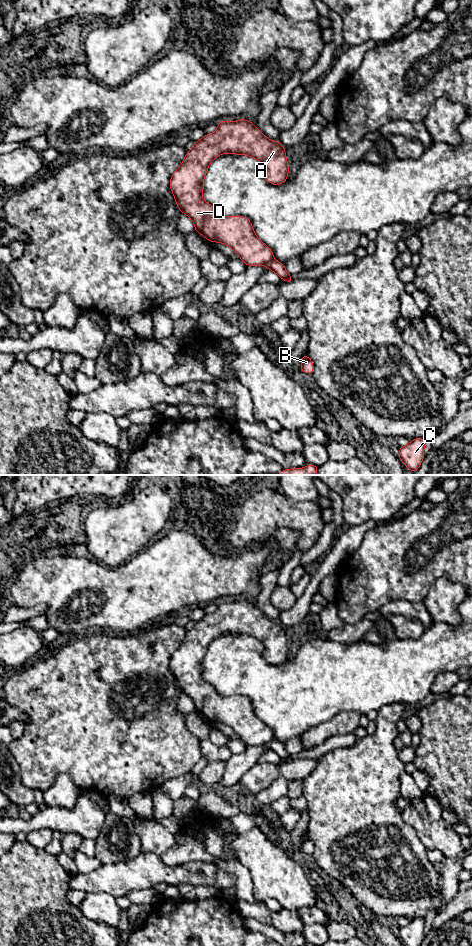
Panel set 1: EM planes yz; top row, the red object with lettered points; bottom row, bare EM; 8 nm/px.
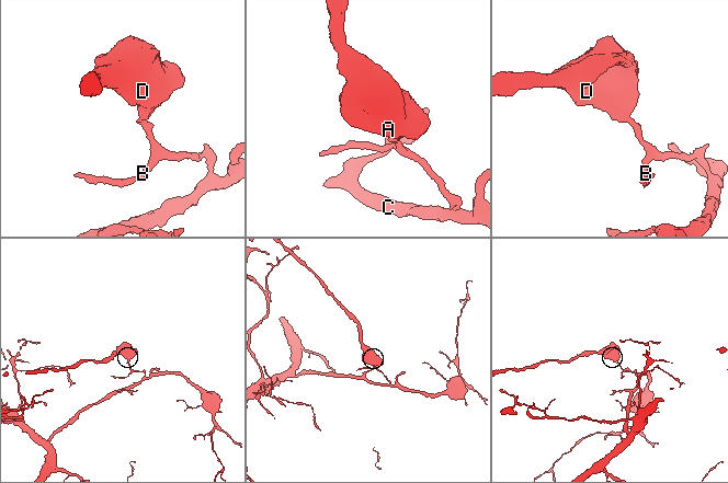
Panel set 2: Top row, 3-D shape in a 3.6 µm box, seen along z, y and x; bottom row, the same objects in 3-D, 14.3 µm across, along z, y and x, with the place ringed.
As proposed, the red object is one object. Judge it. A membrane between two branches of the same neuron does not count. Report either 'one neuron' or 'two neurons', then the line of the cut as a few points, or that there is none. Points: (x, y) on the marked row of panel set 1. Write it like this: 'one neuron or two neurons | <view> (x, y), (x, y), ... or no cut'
two neurons | yz (273, 259), (264, 264)

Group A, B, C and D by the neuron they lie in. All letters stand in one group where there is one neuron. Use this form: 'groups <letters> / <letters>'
groups A D / B C

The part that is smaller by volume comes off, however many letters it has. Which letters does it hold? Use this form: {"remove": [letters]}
{"remove": ["A", "D"]}

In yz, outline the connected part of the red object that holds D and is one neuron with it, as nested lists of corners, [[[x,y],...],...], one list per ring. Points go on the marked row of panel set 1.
[[[246,119],[233,122],[222,120],[218,122],[218,128],[214,133],[205,134],[187,151],[183,162],[170,178],[170,190],[180,212],[193,221],[195,232],[209,242],[231,247],[247,266],[266,264],[274,260],[273,251],[256,236],[251,221],[244,216],[222,216],[202,198],[203,182],[211,162],[225,153],[243,154],[259,160],[263,165],[264,179],[272,185],[280,185],[288,179],[288,161],[284,146],[280,142],[267,138],[255,124]]]

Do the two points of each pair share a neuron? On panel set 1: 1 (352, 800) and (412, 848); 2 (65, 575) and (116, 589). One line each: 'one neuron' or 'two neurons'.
1: one neuron
2: one neuron

